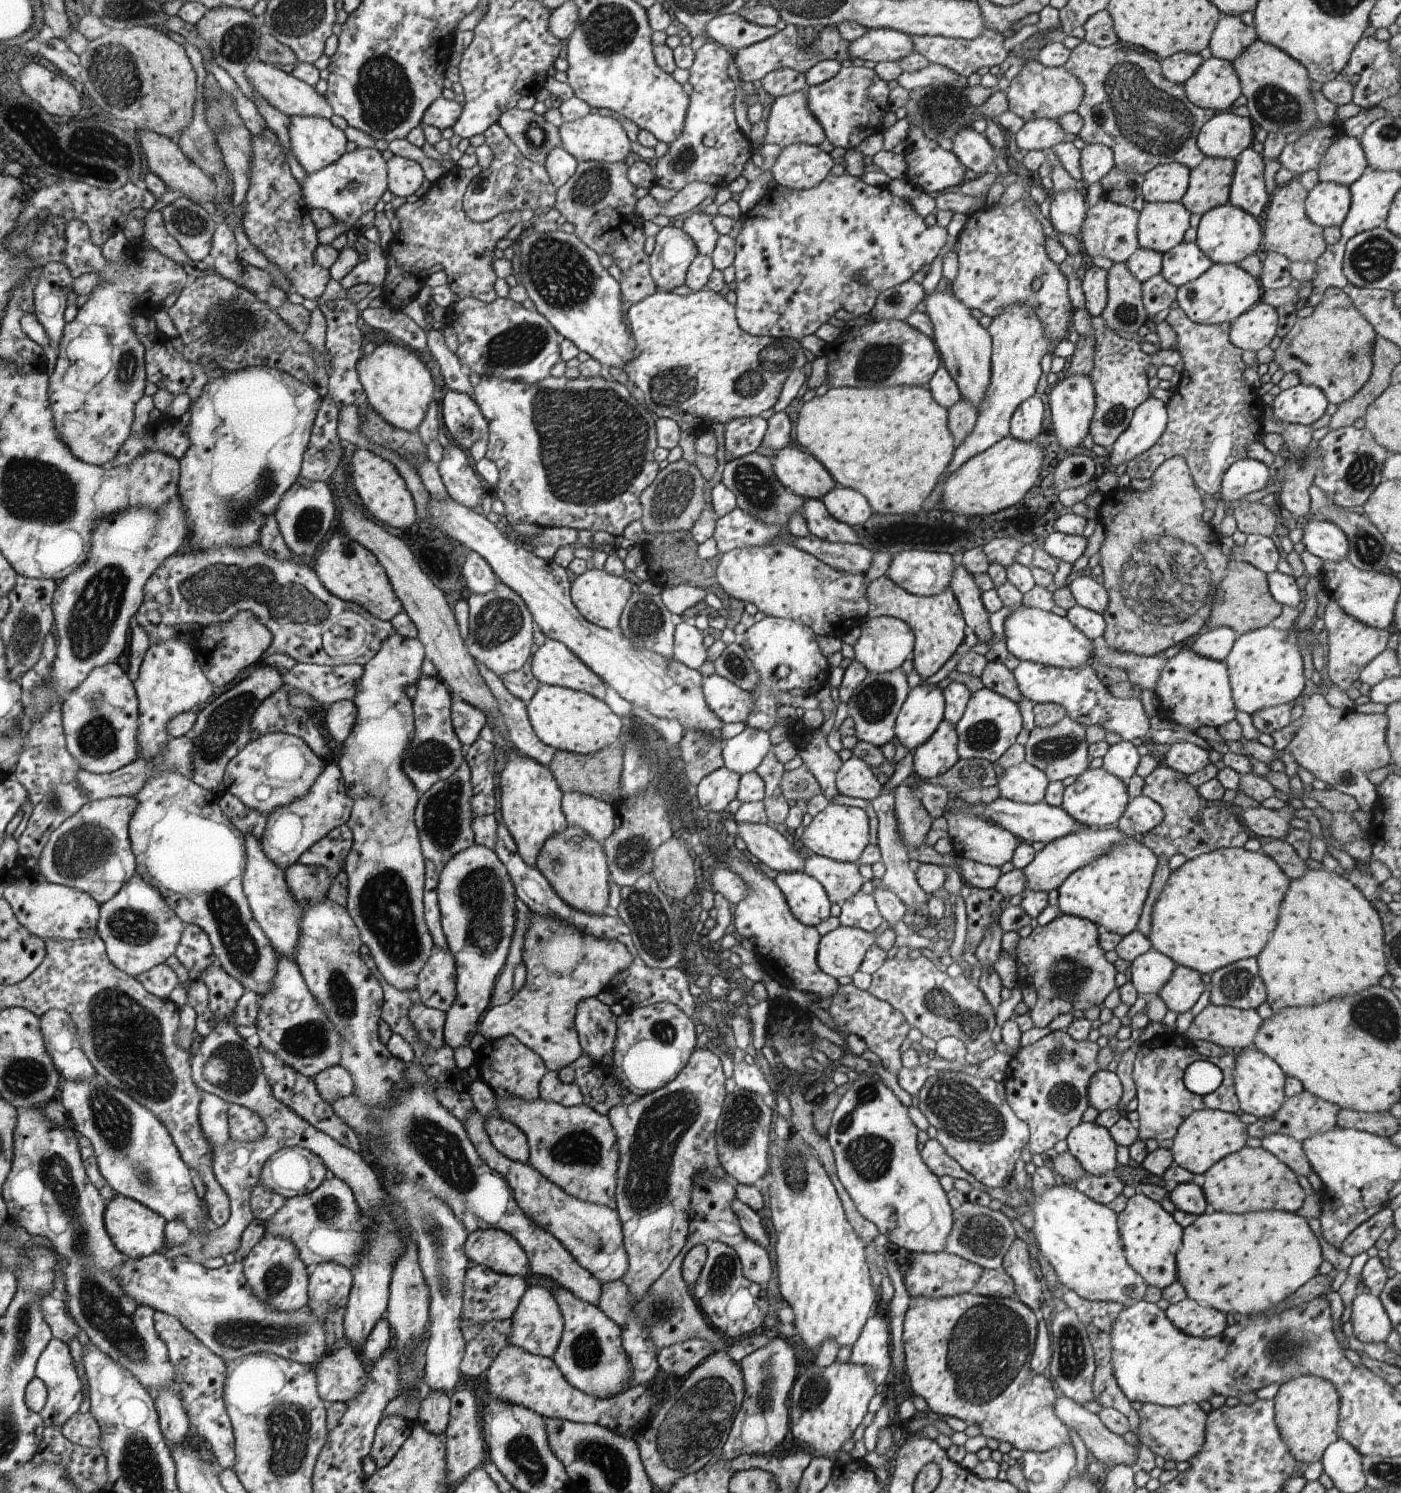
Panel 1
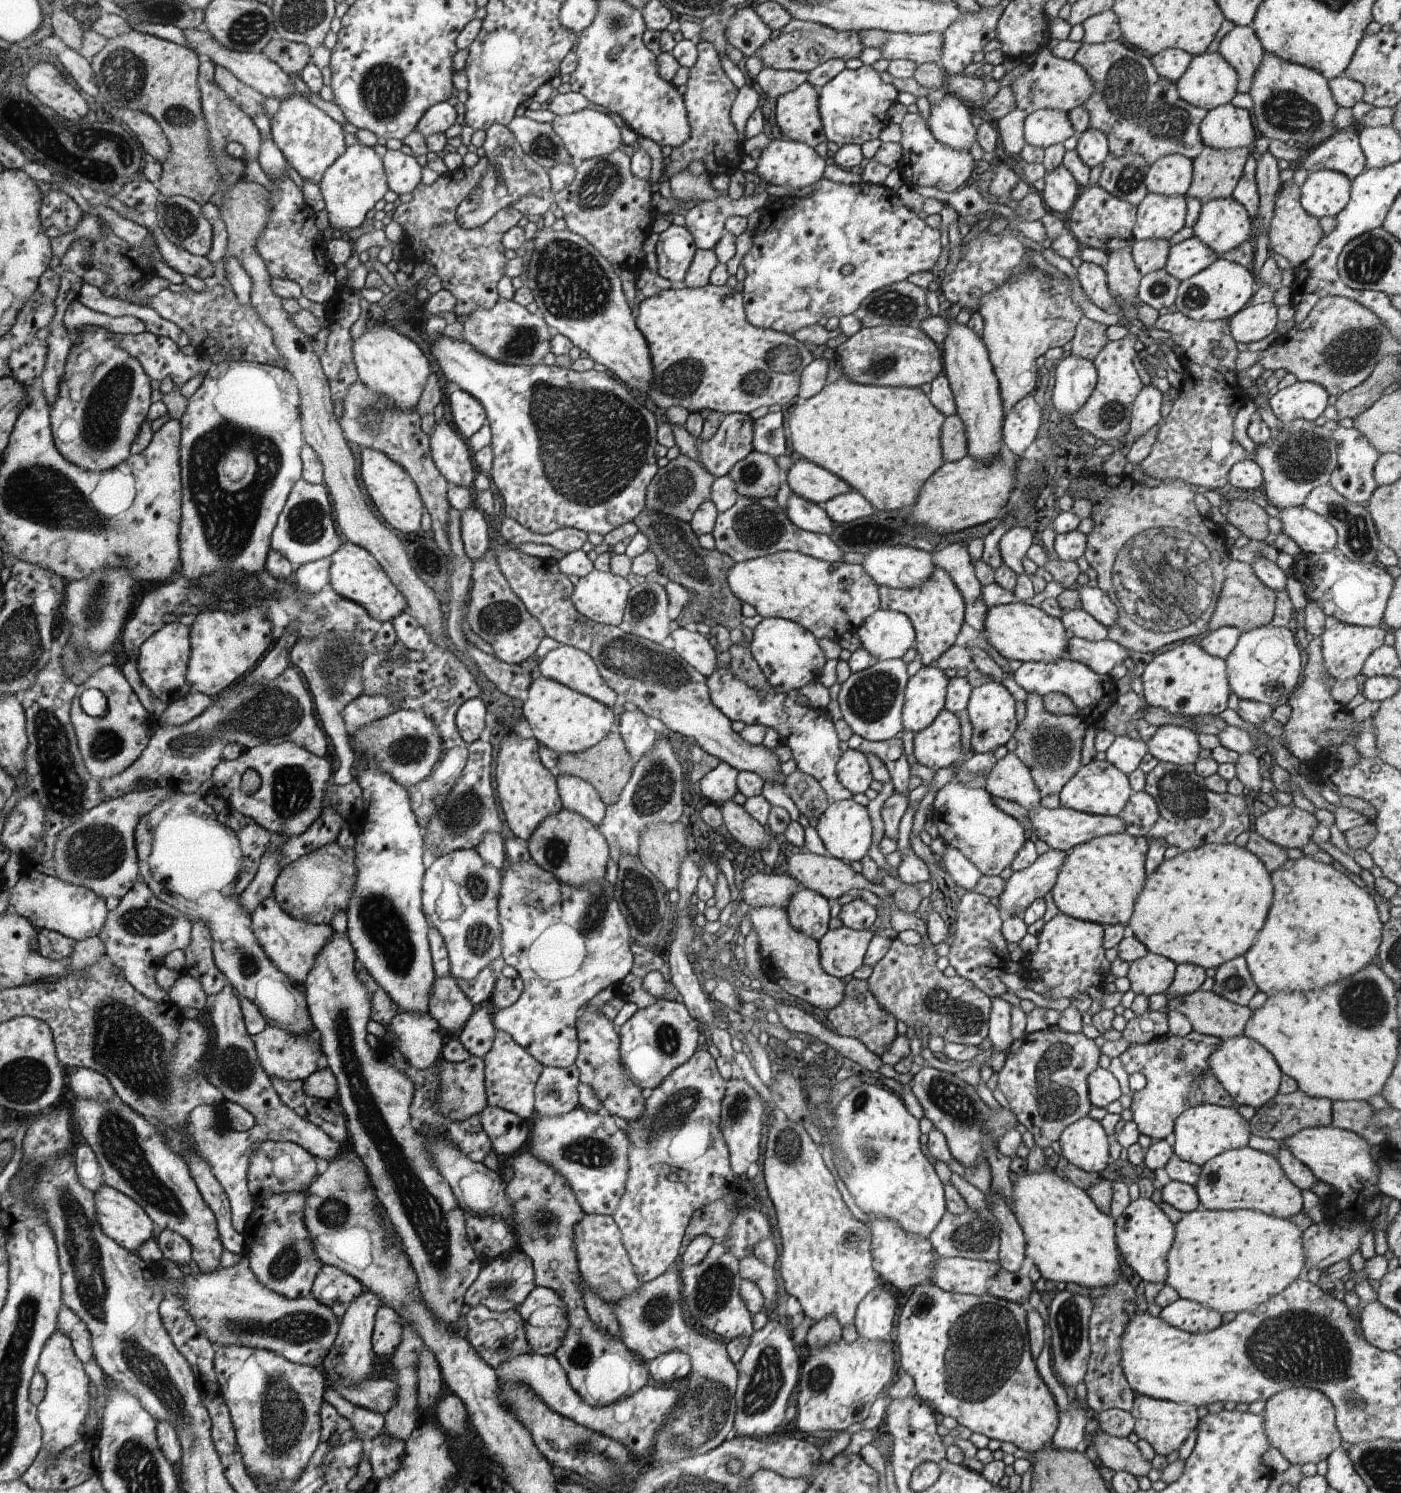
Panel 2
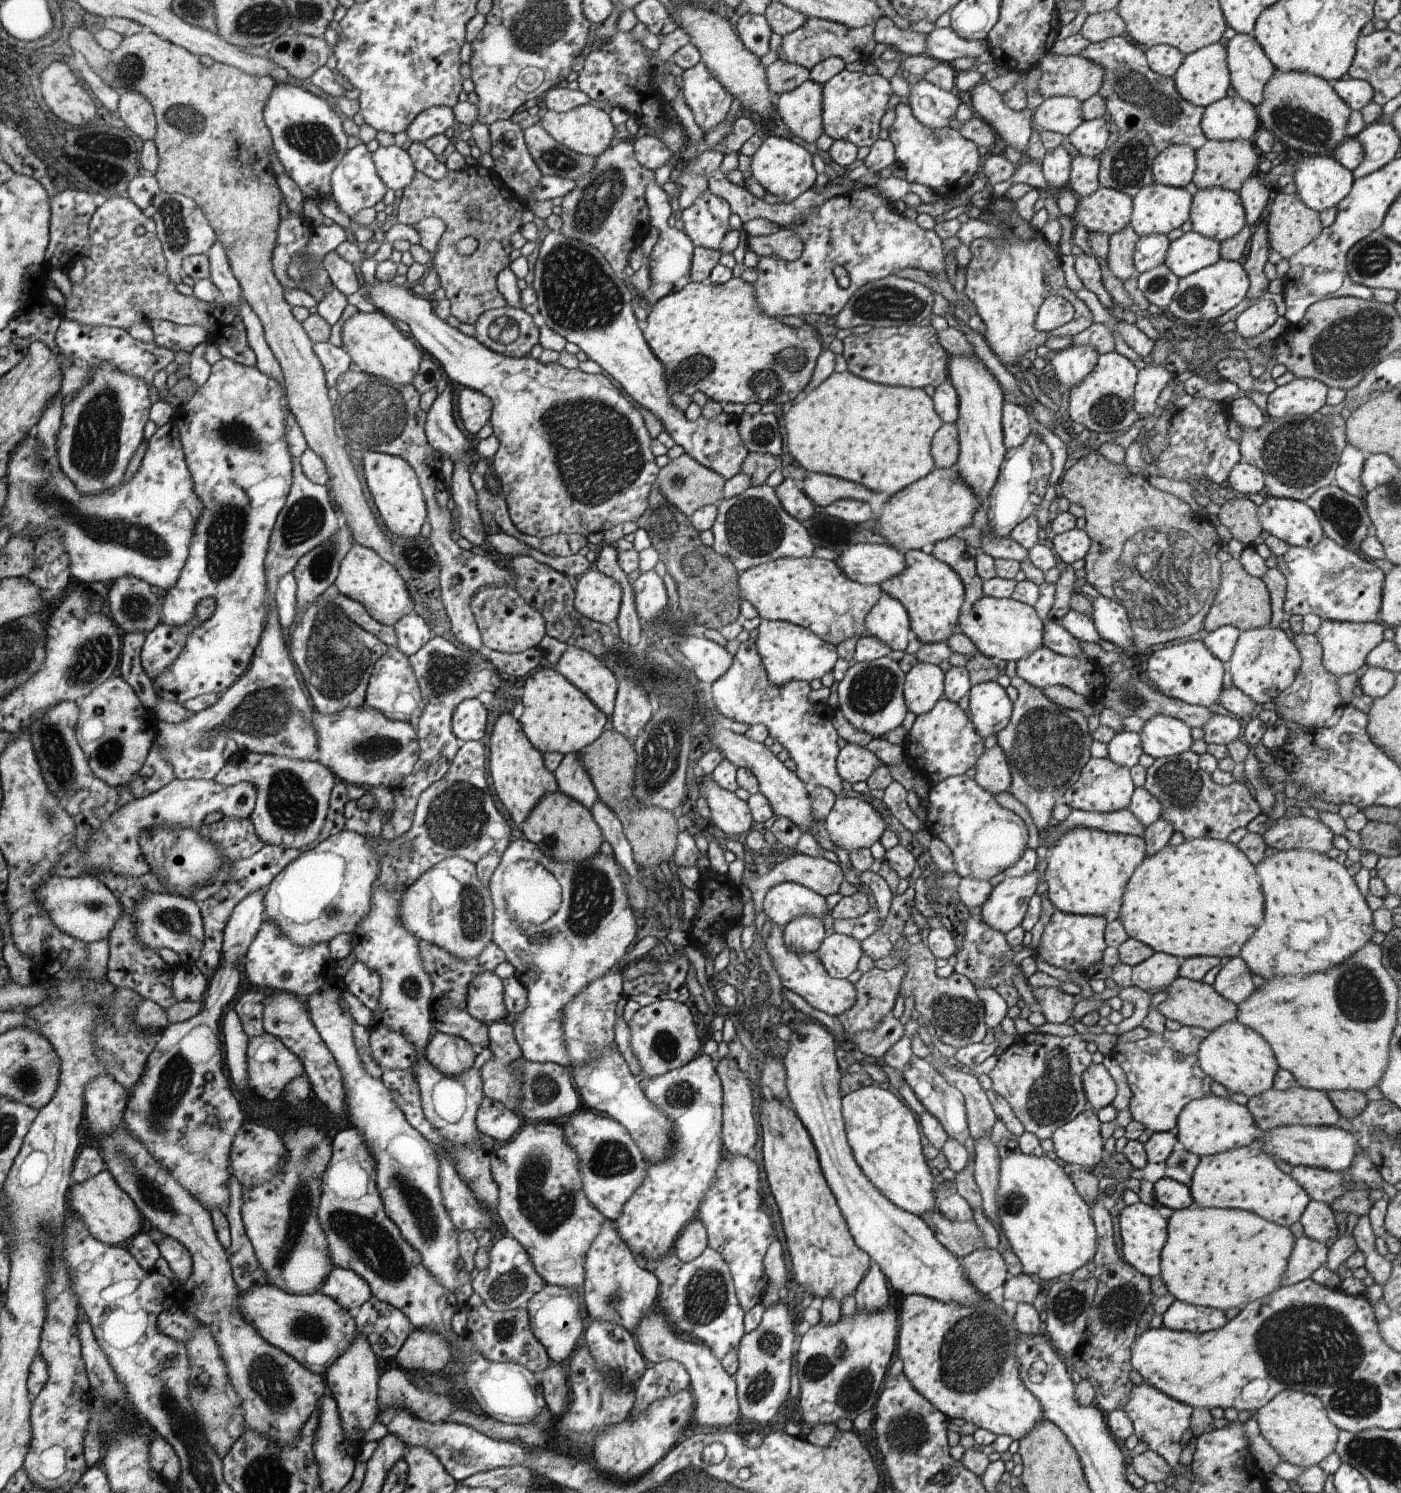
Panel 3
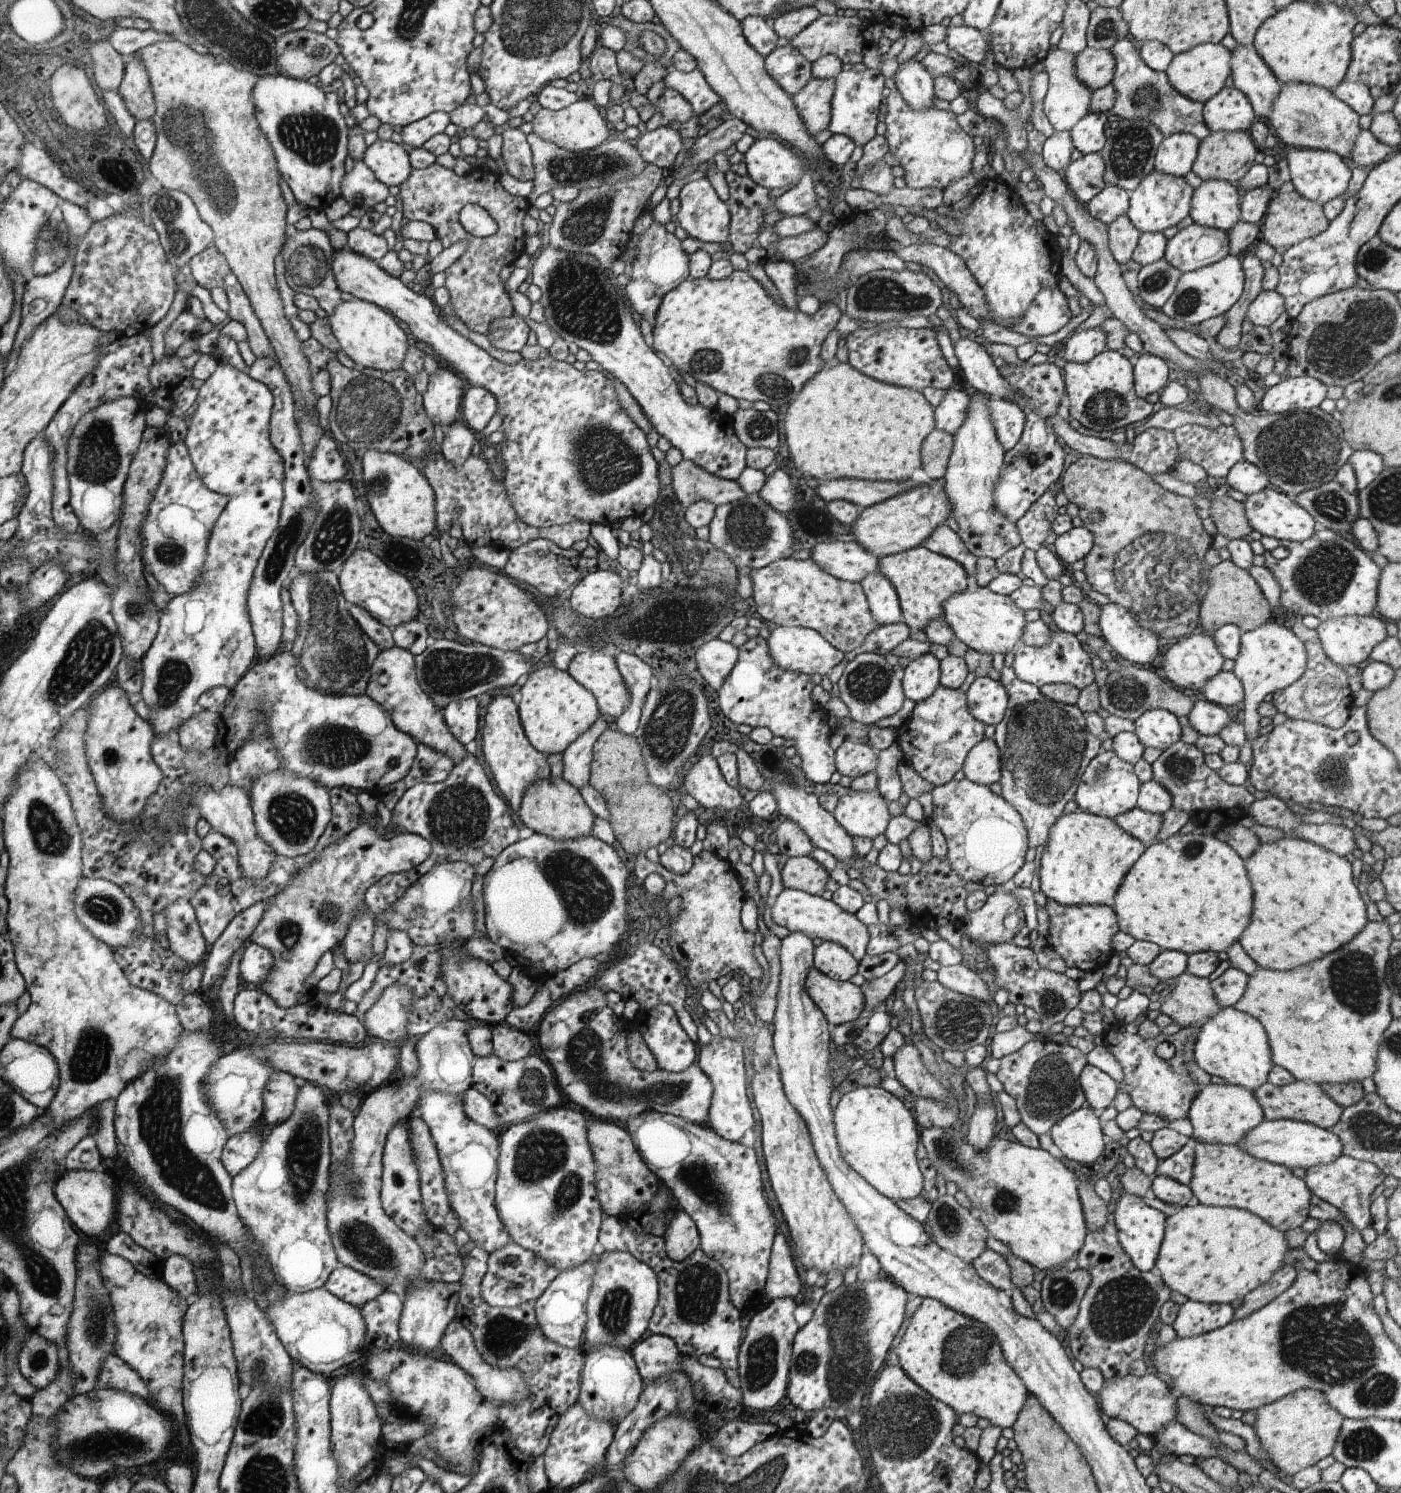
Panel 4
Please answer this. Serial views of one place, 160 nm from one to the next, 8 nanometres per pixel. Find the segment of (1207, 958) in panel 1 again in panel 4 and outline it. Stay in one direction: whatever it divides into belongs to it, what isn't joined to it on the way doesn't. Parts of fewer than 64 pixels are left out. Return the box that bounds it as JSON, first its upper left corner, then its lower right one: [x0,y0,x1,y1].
[1113,831,1253,955]

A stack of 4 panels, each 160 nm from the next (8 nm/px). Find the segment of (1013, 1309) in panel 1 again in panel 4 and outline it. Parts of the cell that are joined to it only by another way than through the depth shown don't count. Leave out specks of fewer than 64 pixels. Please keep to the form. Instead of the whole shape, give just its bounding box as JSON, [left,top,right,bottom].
[893,1297,1030,1429]

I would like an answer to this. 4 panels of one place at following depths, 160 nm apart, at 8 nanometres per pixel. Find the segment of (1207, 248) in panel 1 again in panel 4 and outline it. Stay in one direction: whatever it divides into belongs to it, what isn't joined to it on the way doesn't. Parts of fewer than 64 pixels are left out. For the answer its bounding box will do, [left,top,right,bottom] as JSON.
[1191,180,1242,232]

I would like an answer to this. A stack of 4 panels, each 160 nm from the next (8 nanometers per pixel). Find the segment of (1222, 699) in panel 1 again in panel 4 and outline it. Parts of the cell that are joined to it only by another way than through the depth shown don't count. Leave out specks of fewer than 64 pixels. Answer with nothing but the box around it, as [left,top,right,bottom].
[1159,634,1225,691]

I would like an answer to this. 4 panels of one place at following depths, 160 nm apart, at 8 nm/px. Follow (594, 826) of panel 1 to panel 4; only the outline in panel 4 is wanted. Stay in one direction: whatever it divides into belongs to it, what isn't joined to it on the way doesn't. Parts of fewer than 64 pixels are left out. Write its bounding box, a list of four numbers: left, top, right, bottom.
[562,715,609,790]

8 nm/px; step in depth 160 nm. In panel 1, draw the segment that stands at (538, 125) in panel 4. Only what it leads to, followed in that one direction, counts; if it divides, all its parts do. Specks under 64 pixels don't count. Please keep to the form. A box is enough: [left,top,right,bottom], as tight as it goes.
[559,113,630,162]

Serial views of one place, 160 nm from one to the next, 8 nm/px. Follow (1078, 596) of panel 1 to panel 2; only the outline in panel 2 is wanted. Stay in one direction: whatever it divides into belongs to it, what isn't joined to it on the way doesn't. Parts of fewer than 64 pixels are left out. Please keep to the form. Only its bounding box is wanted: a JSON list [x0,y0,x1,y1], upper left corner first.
[1078,586,1118,628]

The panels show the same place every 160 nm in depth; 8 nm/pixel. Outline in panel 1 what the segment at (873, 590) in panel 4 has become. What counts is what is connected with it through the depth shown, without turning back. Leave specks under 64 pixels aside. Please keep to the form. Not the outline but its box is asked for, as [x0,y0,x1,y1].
[853,616,915,673]

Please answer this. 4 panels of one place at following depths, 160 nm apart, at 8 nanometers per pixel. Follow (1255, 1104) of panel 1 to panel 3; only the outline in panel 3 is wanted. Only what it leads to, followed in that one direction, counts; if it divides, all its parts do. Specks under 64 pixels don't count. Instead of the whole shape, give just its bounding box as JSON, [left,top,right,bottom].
[1198,1020,1279,1098]

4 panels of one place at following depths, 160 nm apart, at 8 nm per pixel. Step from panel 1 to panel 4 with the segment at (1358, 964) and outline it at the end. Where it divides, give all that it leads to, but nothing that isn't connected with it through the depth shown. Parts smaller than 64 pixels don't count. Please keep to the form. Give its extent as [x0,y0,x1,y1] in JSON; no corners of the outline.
[1240,834,1369,970]

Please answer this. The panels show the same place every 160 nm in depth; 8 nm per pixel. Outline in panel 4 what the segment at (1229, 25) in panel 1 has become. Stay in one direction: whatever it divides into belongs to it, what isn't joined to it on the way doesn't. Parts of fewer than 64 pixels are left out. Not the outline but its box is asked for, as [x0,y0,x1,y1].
[1231,44,1283,120]

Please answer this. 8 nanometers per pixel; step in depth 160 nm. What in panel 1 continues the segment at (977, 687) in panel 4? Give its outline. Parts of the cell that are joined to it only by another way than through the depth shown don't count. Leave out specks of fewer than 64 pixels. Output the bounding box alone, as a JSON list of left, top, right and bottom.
[955,687,1022,763]

